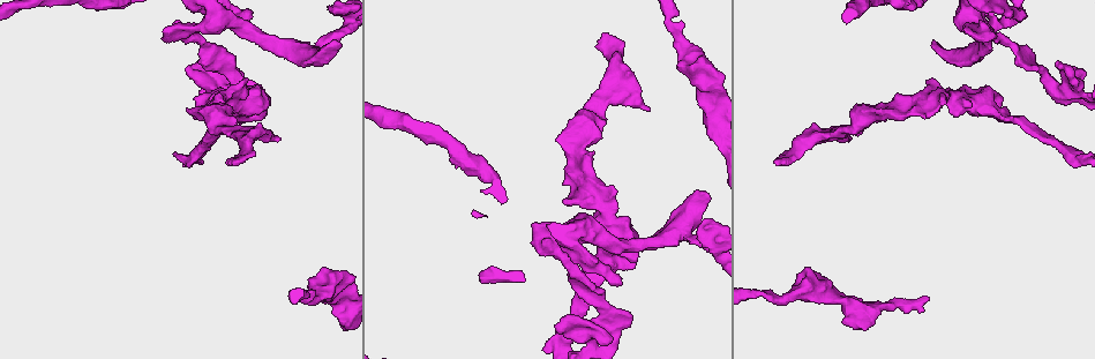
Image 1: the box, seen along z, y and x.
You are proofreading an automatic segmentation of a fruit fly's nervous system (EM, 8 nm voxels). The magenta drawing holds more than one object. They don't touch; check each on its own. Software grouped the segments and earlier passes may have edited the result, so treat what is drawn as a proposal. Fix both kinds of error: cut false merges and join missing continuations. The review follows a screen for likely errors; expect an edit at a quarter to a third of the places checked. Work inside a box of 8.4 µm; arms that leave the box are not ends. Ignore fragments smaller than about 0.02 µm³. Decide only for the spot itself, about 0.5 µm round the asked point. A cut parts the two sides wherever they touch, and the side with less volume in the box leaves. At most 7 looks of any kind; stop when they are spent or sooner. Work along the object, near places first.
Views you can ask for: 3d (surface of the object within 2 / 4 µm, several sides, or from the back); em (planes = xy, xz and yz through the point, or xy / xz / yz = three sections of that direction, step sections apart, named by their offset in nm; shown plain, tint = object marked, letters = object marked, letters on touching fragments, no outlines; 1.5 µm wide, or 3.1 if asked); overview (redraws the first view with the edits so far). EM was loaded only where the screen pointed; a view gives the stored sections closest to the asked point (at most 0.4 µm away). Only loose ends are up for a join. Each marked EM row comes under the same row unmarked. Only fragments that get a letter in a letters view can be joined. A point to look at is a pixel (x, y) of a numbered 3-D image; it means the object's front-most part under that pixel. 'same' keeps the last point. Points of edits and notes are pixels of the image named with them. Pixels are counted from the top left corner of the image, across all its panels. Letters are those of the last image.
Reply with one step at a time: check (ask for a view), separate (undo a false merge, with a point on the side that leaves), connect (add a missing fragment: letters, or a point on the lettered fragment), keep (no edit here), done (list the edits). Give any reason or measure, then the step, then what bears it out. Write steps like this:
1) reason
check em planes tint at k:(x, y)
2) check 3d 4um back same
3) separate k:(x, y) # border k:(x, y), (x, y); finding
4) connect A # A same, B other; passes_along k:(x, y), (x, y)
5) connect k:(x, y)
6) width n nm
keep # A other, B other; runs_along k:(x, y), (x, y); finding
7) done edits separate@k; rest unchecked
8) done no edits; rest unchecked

an open end
check 3d 2um at 1:(634, 262)

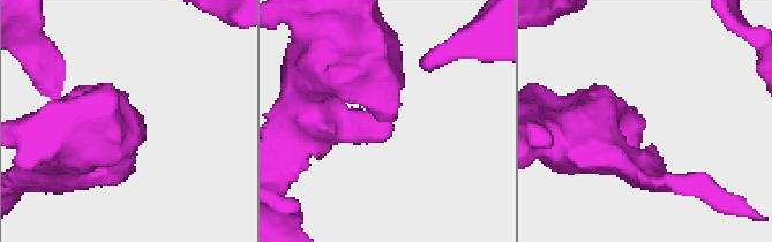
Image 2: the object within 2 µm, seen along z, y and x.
check em xy step 4 tint at 2:(645, 122)

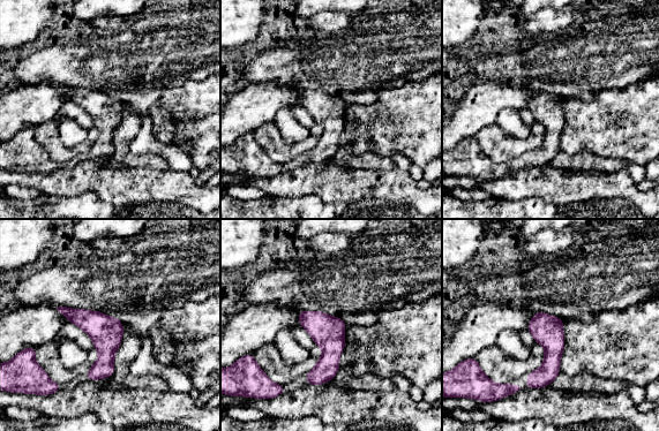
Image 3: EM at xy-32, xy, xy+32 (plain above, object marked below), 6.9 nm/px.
another direction
check em planes letters same

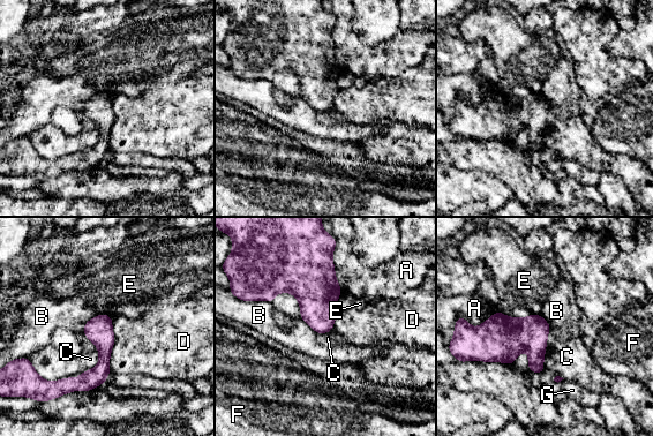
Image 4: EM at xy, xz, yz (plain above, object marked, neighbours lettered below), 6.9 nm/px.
width 180 nm
keep # A other, B other, C other, D other, E other, F other, G other; runs_along 4:(109, 318), (104, 365), (61, 382); no lettered fragment goes on from it

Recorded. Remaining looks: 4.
branch stops here
check em xz step 8 tint at 1:(340, 45)

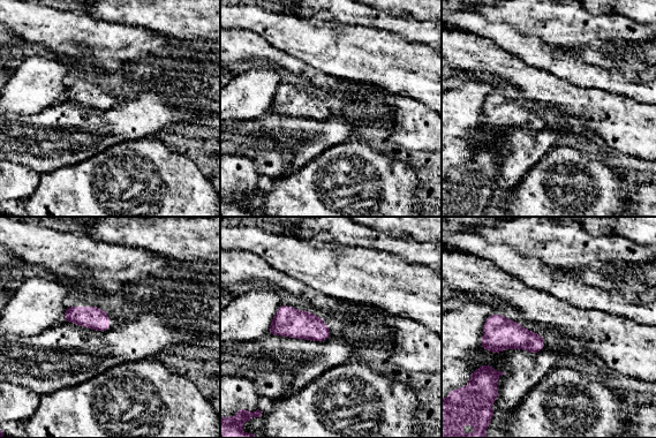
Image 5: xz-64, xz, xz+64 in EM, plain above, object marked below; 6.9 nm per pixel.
check em planes letters same

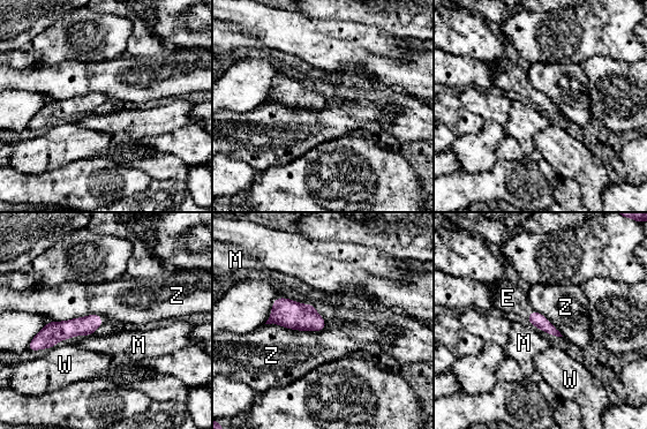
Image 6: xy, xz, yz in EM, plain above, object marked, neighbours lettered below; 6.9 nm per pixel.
connect E # E same, M other, W other, Z other; passes_along 6:(535, 318), (528, 315), (508, 298); it goes on there

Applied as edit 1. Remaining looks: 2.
branch stops here
check em planes letters at 1:(242, 80)

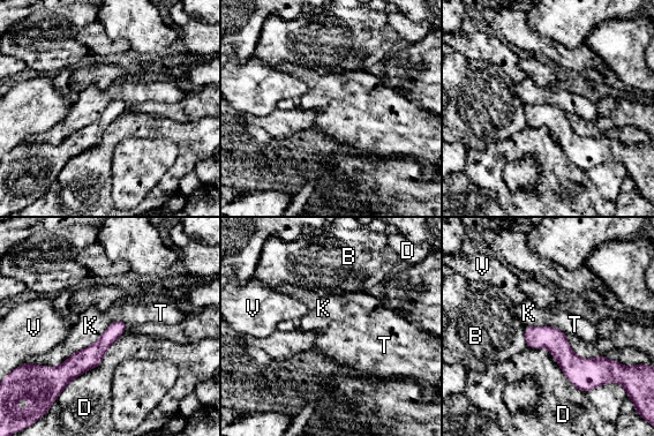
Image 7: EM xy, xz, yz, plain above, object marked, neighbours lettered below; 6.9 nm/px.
longest_contact K 600 nm
keep # B other, D other, K other, T other, V other; runs_along 7:(123, 325), (89, 358), (59, 374); no lettered fragment goes on from it

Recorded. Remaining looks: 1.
done edits connect@6; rest unchecked

